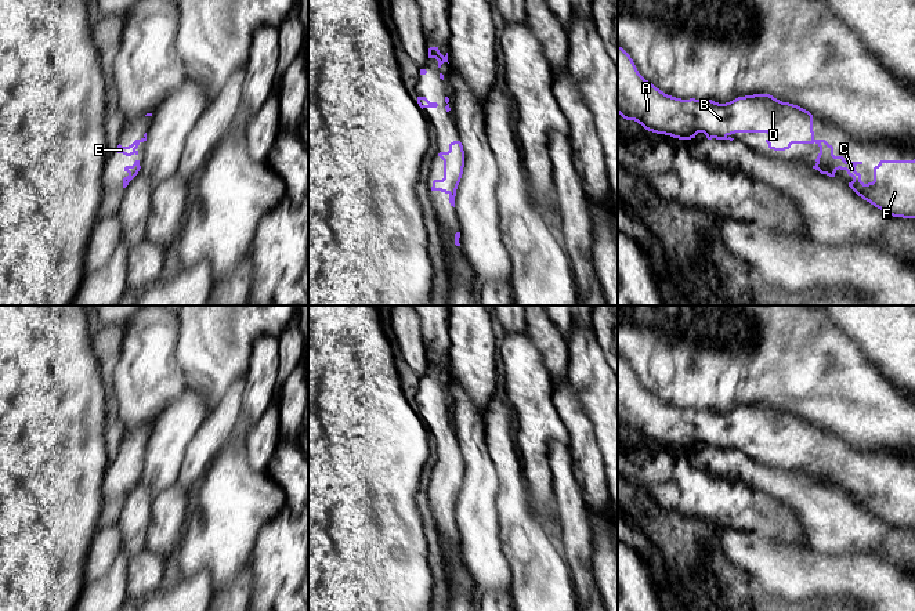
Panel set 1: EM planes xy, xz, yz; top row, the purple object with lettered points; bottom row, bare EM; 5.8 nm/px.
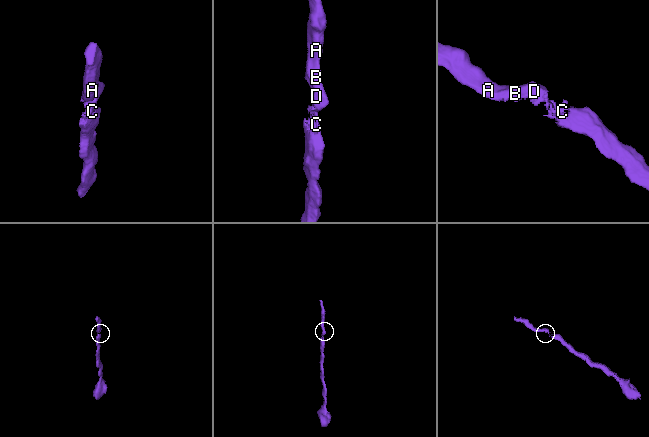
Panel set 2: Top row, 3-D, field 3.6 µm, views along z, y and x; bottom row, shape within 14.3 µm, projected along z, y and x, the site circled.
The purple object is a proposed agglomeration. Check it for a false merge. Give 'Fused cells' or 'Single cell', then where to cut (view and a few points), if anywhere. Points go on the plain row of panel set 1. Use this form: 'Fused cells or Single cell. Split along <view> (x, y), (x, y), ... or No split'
Single cell. No split

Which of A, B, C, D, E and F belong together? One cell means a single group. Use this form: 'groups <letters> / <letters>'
groups A B C D E F

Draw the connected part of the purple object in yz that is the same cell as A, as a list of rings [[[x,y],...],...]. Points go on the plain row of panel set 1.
[[[618,355],[618,423],[626,430],[634,430],[645,440],[670,445],[679,449],[695,448],[704,442],[708,449],[730,449],[735,442],[767,442],[766,452],[770,459],[785,460],[792,453],[817,453],[820,463],[813,478],[821,484],[835,487],[835,482],[846,480],[853,491],[849,496],[864,510],[889,523],[893,527],[915,528],[915,469],[914,470],[880,470],[874,477],[874,491],[864,494],[861,484],[856,481],[862,471],[846,471],[843,466],[833,464],[833,456],[825,449],[815,449],[813,441],[813,424],[789,412],[782,412],[770,404],[753,404],[738,406],[730,412],[719,413],[712,409],[681,409],[665,404],[645,390],[637,380],[630,365]]]

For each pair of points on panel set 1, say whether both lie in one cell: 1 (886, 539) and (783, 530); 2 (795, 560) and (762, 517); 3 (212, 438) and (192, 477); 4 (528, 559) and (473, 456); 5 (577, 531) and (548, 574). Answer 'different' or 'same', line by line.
1: different
2: different
3: same
4: different
5: different

